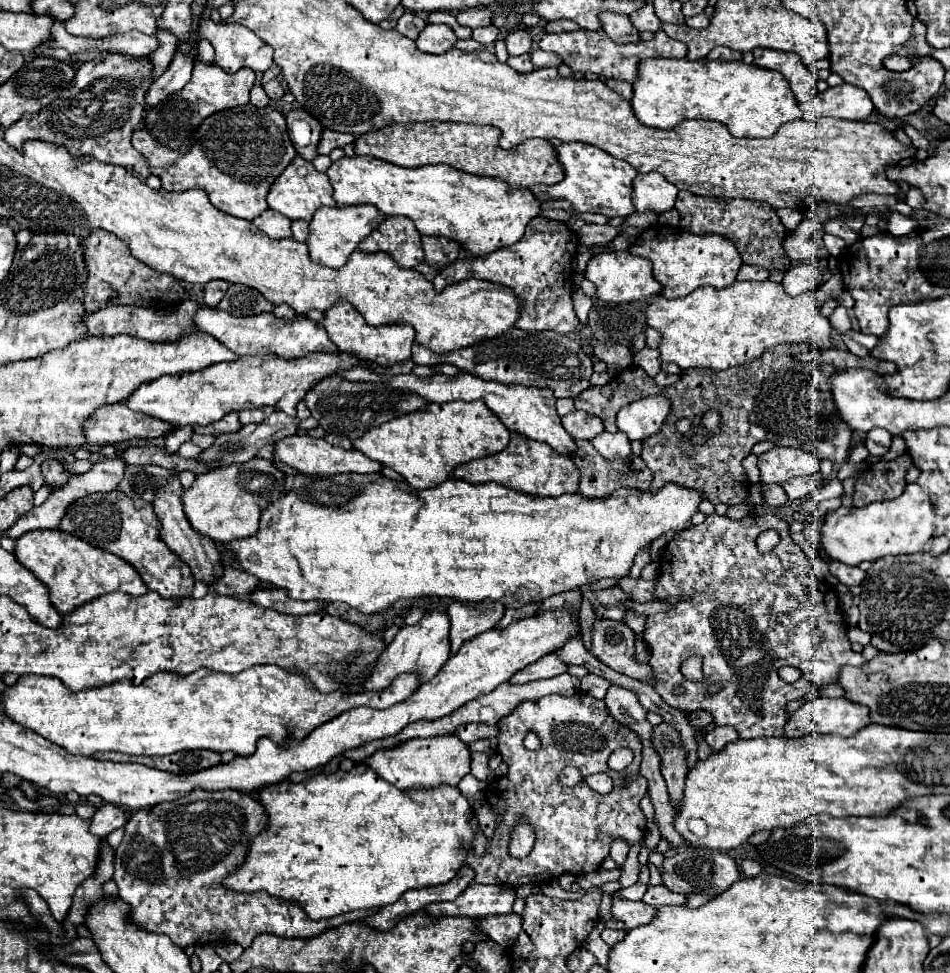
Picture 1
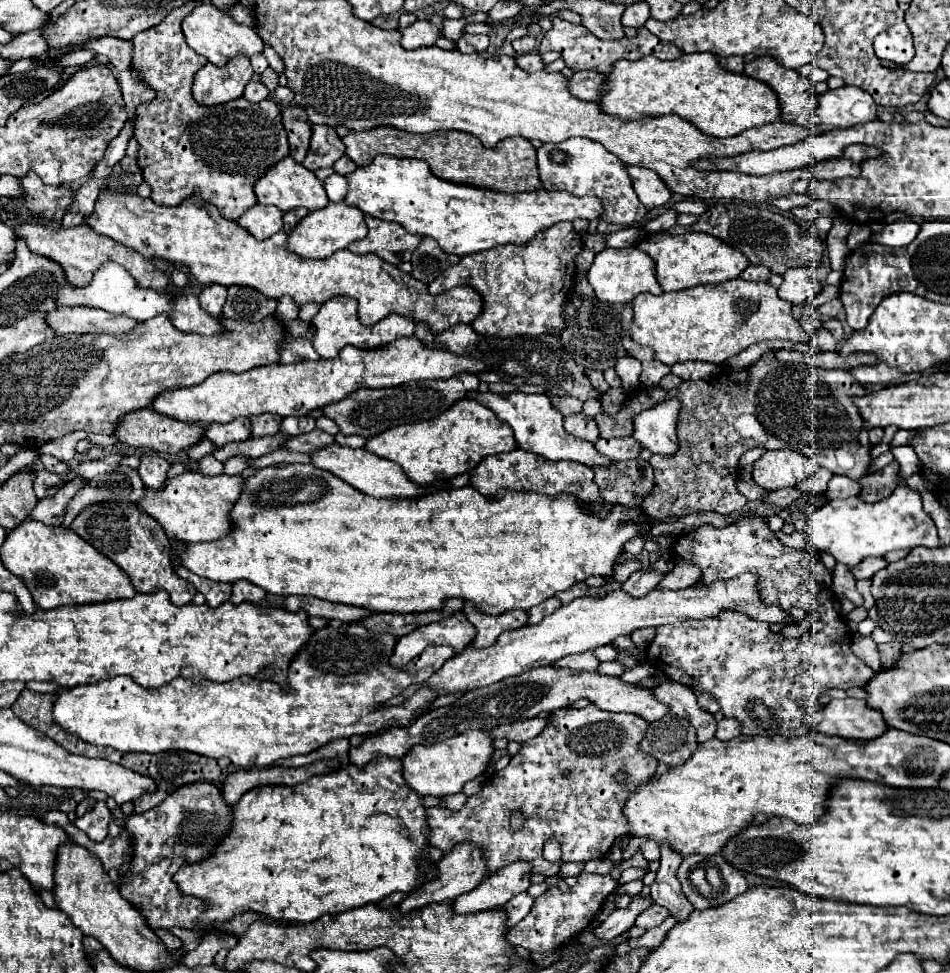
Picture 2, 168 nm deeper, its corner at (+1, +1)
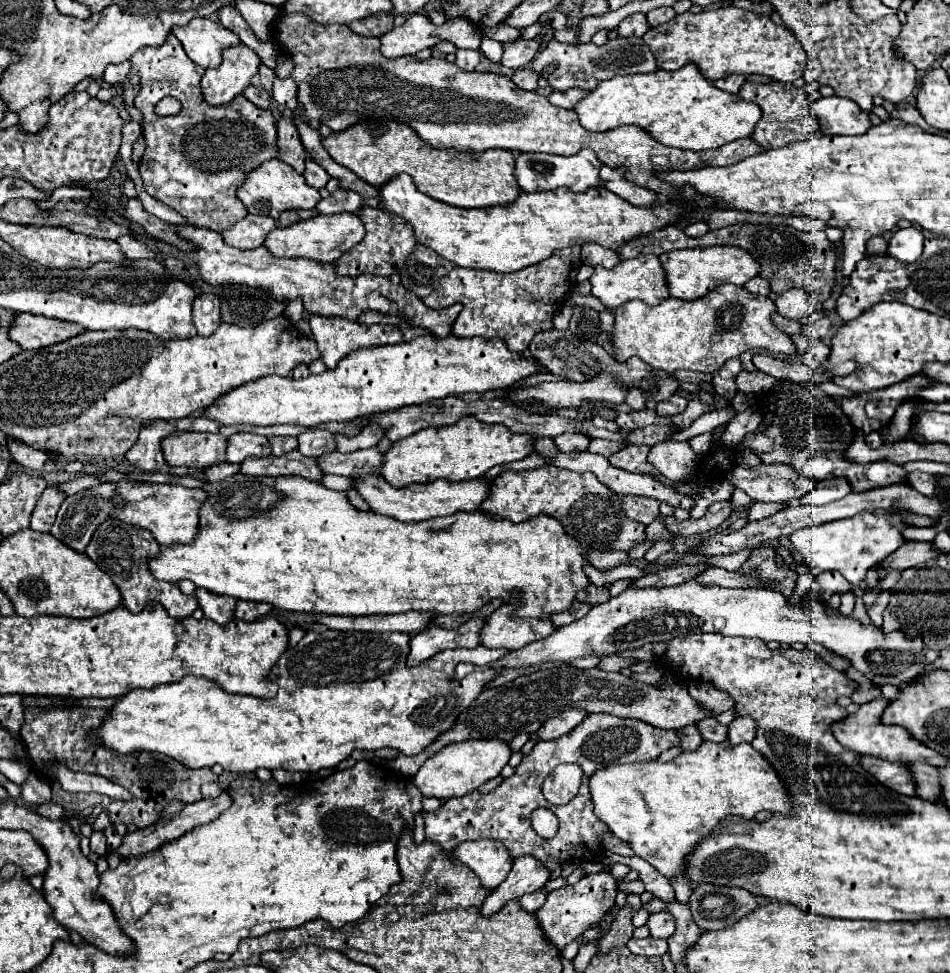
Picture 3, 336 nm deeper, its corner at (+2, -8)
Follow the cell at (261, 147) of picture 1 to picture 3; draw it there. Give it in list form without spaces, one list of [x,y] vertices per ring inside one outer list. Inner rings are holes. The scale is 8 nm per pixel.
[[[170,33],[168,39],[158,47],[140,47],[136,55],[130,59],[132,71],[140,75],[138,95],[134,101],[134,107],[142,113],[142,135],[146,141],[146,151],[140,159],[140,175],[144,179],[144,187],[148,195],[162,201],[170,209],[178,211],[188,223],[196,227],[208,227],[212,231],[224,231],[244,219],[248,213],[246,207],[240,203],[236,191],[244,183],[244,177],[250,175],[256,167],[260,167],[264,161],[278,157],[276,147],[276,119],[270,109],[258,109],[252,105],[244,95],[238,95],[236,101],[220,107],[212,107],[204,103],[200,93],[200,79],[204,75],[204,69],[192,63],[188,55],[184,55],[184,49],[180,47],[180,41]],[[172,95],[182,103],[182,111],[174,117],[160,117],[156,115],[154,107],[156,103]]]

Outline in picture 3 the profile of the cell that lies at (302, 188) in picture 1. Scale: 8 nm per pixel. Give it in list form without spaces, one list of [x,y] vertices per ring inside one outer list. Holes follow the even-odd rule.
[[[274,159],[270,163],[260,165],[258,169],[254,169],[252,175],[248,175],[244,185],[238,189],[238,197],[248,207],[248,213],[252,213],[252,215],[270,215],[276,221],[280,219],[282,211],[288,211],[288,209],[314,209],[318,205],[318,201],[322,199],[318,189],[310,187],[298,171],[294,171],[290,165],[286,165],[280,159]]]

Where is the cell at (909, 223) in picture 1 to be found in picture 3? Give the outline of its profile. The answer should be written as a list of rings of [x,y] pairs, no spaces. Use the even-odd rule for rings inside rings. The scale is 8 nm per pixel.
[[[914,227],[898,229],[888,241],[886,253],[900,259],[902,263],[912,263],[922,255],[922,243],[924,243],[924,233],[920,229]]]

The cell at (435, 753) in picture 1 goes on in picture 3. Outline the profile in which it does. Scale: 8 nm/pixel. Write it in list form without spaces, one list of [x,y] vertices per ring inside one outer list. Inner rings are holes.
[[[500,739],[450,743],[418,769],[418,773],[414,775],[414,785],[422,791],[424,797],[436,797],[442,801],[452,799],[452,797],[462,797],[462,795],[478,789],[488,779],[498,777],[500,769],[508,763],[508,759],[510,759],[508,743],[504,743]]]

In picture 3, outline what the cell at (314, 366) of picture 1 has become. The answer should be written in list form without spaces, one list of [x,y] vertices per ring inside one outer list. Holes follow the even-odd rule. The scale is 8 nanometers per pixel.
[[[416,337],[398,345],[356,349],[346,355],[336,369],[302,379],[264,377],[228,391],[204,409],[204,417],[222,425],[276,425],[292,423],[316,427],[328,421],[350,421],[362,415],[398,409],[402,405],[426,403],[446,395],[468,391],[486,393],[490,389],[508,389],[516,381],[540,371],[540,367],[520,353],[512,353],[502,339],[460,339],[460,337]]]

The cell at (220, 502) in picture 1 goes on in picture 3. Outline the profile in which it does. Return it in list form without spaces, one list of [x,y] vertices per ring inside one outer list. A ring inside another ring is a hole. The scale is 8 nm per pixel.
[[[120,481],[118,483],[118,497],[116,497],[116,511],[112,517],[118,517],[126,523],[132,523],[136,527],[148,529],[154,539],[162,547],[172,545],[186,545],[192,543],[192,539],[198,535],[200,521],[198,511],[206,499],[204,489],[188,489],[182,485],[144,485],[144,483],[132,483],[132,481]]]

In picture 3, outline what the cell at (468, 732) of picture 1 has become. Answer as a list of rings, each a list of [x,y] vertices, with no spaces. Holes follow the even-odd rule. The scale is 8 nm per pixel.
[[[568,709],[552,719],[546,721],[544,727],[540,727],[540,731],[534,731],[530,735],[530,739],[534,741],[548,741],[548,739],[558,739],[562,735],[566,735],[568,731],[572,731],[582,719],[586,717],[586,711],[582,709]]]

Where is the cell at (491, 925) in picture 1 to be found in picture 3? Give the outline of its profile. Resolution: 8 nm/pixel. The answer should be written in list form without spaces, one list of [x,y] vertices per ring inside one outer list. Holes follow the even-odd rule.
[[[534,891],[534,893],[528,893],[528,895],[520,897],[520,905],[522,905],[524,911],[536,913],[544,905],[544,899],[546,899],[544,891]]]

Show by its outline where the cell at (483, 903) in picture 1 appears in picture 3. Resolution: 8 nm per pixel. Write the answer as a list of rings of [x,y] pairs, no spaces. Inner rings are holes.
[[[526,855],[526,857],[518,857],[512,865],[512,871],[508,873],[508,877],[484,899],[480,913],[484,917],[494,915],[496,911],[500,911],[508,901],[520,899],[526,893],[538,891],[544,887],[544,883],[548,881],[550,871],[534,857]]]

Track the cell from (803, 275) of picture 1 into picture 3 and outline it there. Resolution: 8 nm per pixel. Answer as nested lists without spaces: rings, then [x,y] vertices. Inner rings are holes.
[[[788,289],[782,295],[778,295],[776,307],[782,317],[800,321],[814,311],[814,299],[804,289]]]

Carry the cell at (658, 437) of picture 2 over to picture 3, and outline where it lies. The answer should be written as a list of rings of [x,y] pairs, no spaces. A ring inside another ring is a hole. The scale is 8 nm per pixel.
[[[662,441],[652,445],[648,461],[670,481],[686,481],[696,469],[696,453],[688,443]]]

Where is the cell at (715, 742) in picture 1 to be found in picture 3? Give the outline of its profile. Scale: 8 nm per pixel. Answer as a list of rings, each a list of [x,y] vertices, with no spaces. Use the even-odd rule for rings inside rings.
[[[736,717],[730,725],[728,725],[728,743],[730,745],[738,745],[738,743],[750,743],[754,739],[756,733],[756,723],[752,721],[752,717]]]

